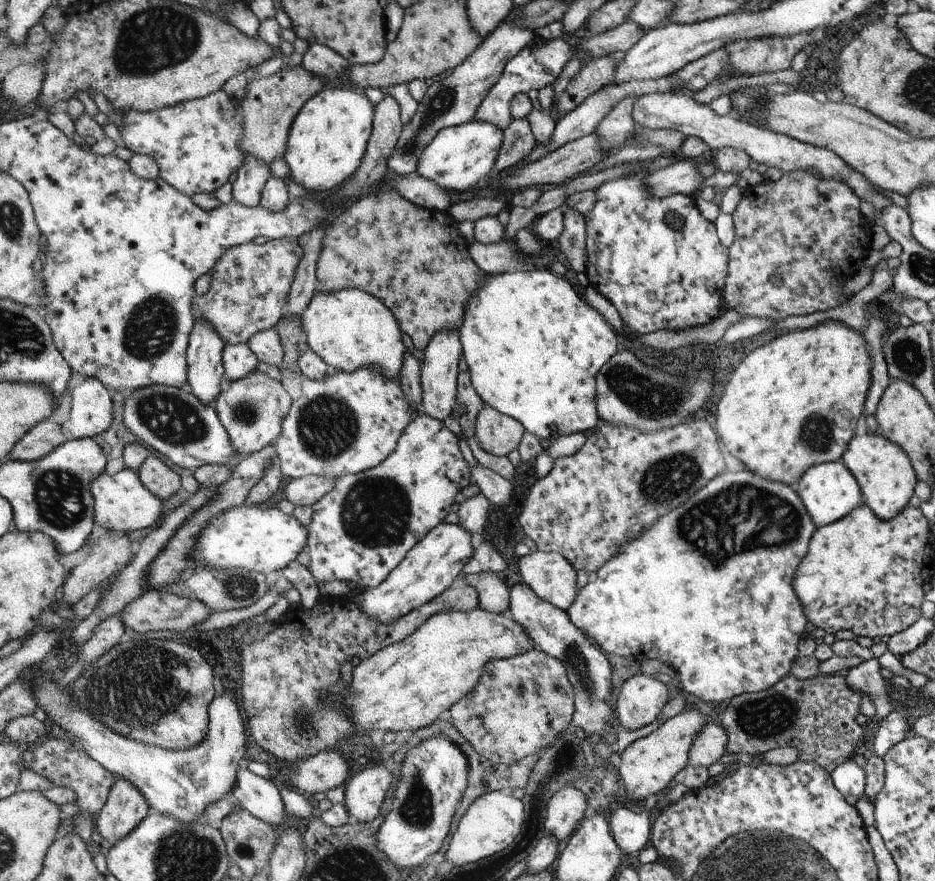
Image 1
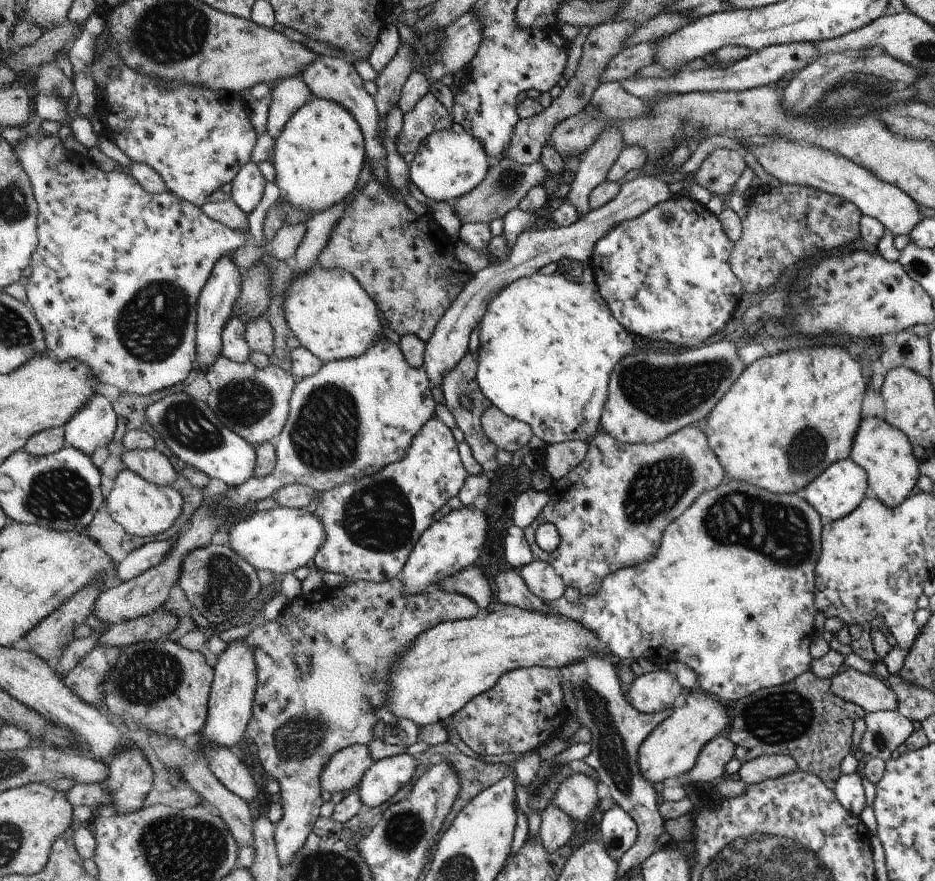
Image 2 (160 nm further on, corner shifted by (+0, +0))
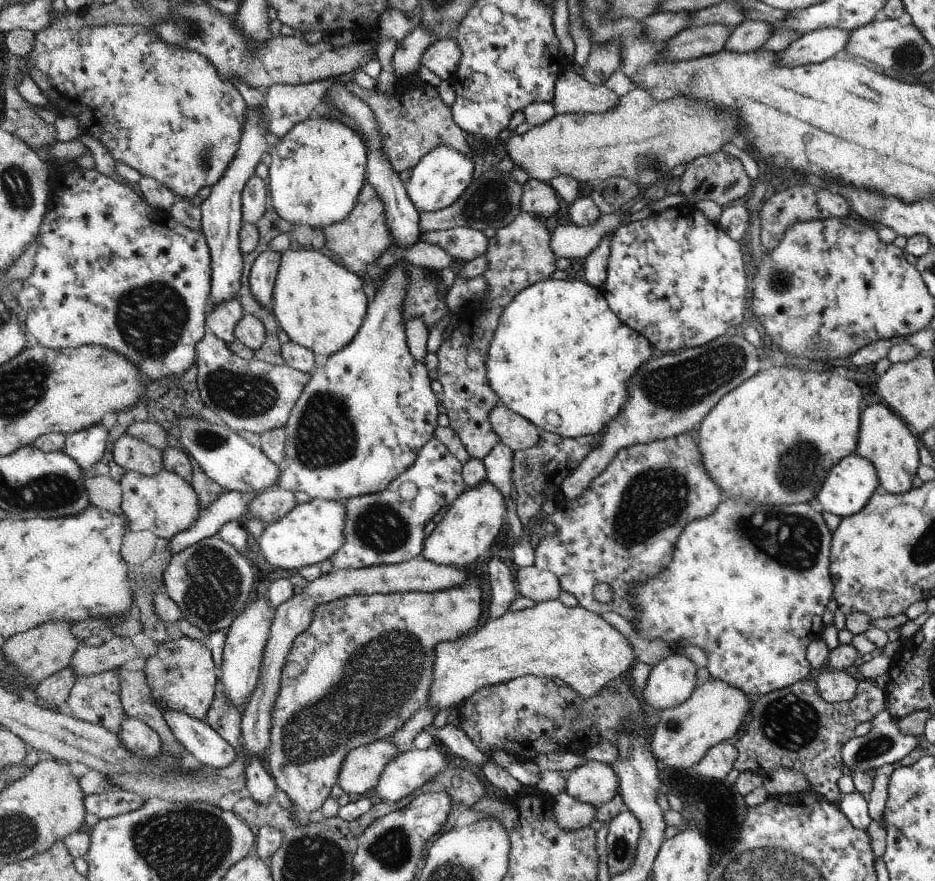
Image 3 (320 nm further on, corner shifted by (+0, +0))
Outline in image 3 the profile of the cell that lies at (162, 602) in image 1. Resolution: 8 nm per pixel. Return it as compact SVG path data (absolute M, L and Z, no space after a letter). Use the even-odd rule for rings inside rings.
M130 637L108 638L98 647L81 644L74 653L69 667L73 676L91 677L108 671L116 671L125 661L138 656Z

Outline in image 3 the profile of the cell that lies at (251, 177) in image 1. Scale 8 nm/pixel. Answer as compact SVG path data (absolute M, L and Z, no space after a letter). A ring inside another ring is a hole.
M254 176L245 186L243 204L244 223L256 225L264 216L269 204L269 190L262 178Z

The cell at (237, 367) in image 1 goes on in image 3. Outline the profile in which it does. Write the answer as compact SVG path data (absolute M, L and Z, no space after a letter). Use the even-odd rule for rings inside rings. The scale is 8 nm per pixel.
M236 297L221 302L221 305L213 305L212 307L211 304L206 321L208 331L212 331L225 343L232 342L236 339L234 334L235 326L245 313L242 309L242 303Z

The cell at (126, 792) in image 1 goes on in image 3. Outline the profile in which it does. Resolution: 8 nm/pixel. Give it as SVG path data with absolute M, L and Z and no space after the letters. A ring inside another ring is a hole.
M127 717L124 720L118 738L126 745L127 749L139 757L153 759L163 751L160 735L145 722L134 717Z

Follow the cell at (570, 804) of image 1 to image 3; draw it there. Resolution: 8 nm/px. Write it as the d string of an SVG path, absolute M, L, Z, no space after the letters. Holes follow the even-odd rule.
M590 759L569 774L564 791L582 802L600 808L616 796L620 784L621 779L617 777L617 771L612 765Z

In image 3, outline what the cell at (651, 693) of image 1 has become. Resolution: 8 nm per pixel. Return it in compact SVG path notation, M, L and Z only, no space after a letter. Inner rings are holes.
M676 649L652 667L642 691L646 702L656 710L672 709L686 702L697 688L696 664Z

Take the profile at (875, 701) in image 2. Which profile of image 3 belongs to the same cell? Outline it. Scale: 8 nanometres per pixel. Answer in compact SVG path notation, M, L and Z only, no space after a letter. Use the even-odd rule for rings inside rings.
M827 667L815 678L817 689L826 702L851 701L857 696L858 681L845 671L829 670Z

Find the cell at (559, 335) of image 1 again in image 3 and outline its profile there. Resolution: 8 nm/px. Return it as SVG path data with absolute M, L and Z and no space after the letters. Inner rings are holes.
M546 279L530 285L528 288L521 290L513 301L506 306L504 312L501 314L501 325L494 335L493 342L489 346L488 358L488 377L490 386L493 387L494 392L500 399L500 404L510 407L516 414L522 415L524 418L529 419L539 429L544 431L553 432L563 437L581 437L586 435L600 436L604 428L608 426L610 421L625 409L625 404L629 401L629 382L630 379L641 369L641 366L646 361L652 358L653 345L645 337L635 331L633 327L625 324L614 314L609 301L605 298L605 293L602 287L594 287L586 280L578 279Z

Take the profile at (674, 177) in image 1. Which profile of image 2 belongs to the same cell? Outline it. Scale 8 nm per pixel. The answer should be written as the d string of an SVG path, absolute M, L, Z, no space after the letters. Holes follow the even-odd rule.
M630 176L622 181L620 193L604 206L591 209L588 214L580 217L574 224L568 226L545 225L539 229L524 231L519 234L513 250L508 258L501 262L493 262L491 266L473 274L472 280L465 286L463 292L453 302L452 308L441 318L433 336L425 343L423 369L429 371L430 382L441 387L442 377L454 368L455 364L469 351L470 333L483 319L487 306L493 298L518 279L532 276L540 272L546 265L558 260L570 258L578 262L590 262L597 242L601 241L616 225L621 222L638 218L649 208L671 198L668 185L653 177Z

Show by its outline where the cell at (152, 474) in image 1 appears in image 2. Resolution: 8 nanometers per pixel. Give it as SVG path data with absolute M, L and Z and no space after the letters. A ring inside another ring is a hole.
M158 447L146 450L126 450L121 455L126 469L141 475L149 483L156 486L171 486L176 480L176 472L163 452L158 452Z

